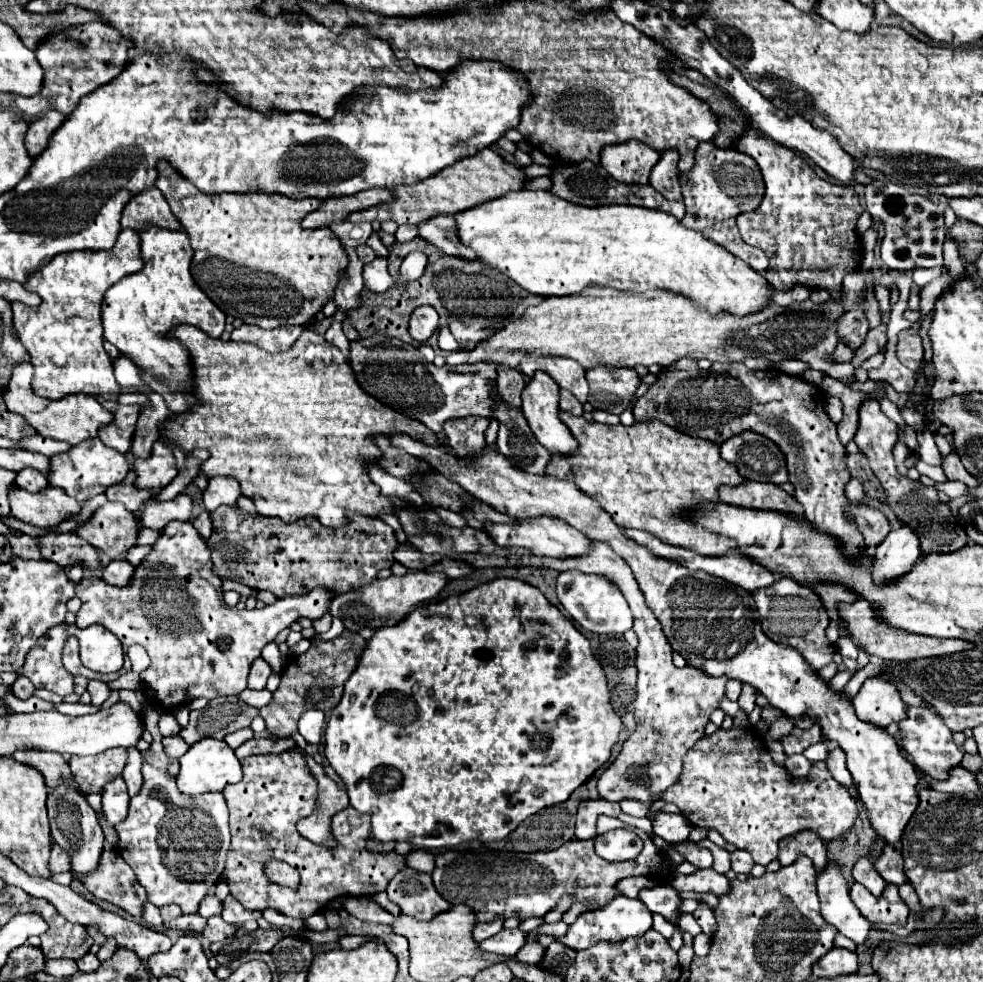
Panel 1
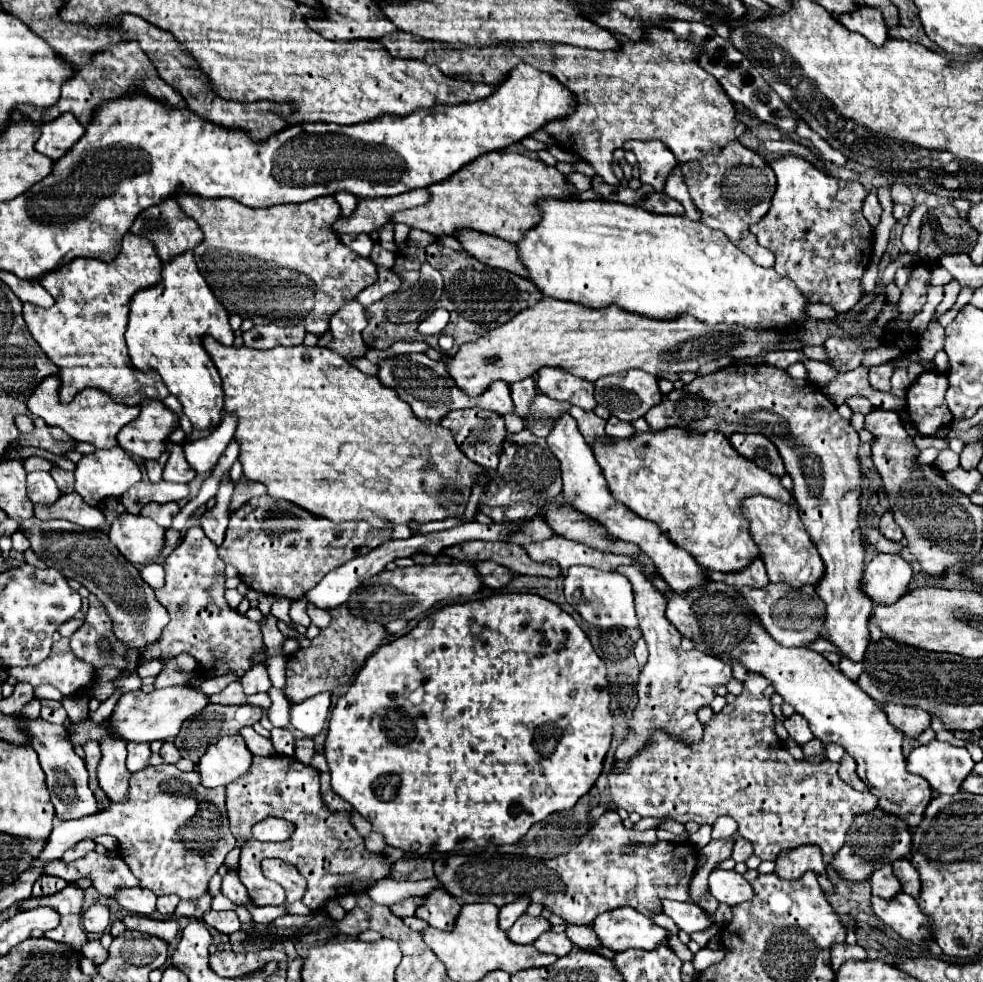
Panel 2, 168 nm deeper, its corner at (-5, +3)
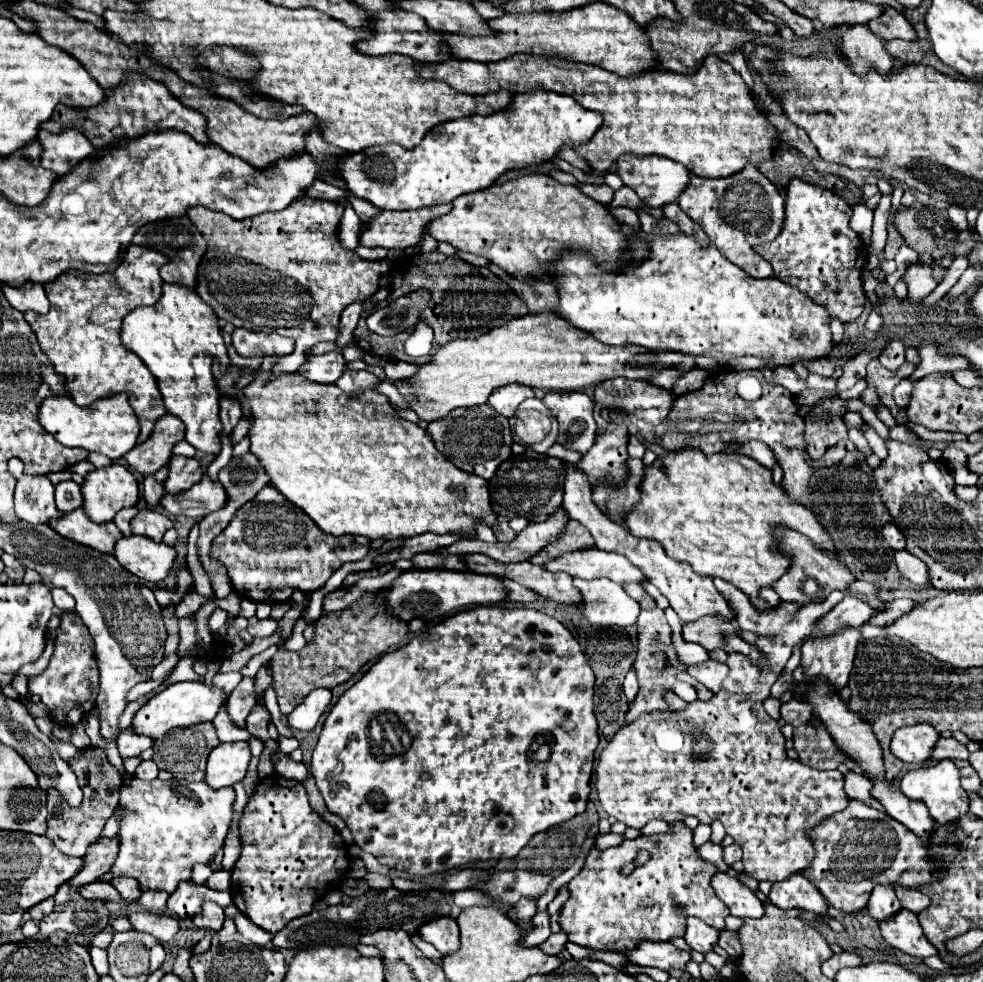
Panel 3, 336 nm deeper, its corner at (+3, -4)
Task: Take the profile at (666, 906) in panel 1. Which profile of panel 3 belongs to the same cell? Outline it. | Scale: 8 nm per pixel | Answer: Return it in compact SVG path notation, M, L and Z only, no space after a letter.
M688 918L688 926L686 926L686 936L684 940L696 950L696 952L712 952L714 946L718 944L720 932L704 922L700 922L698 918Z

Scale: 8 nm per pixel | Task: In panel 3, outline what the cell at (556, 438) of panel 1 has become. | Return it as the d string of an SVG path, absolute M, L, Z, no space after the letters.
M566 464L568 474L566 474L566 484L564 484L564 508L568 510L570 518L582 522L590 534L596 540L596 548L598 550L606 550L606 552L618 552L622 556L626 556L634 566L638 566L644 576L648 578L648 582L652 582L670 602L670 608L676 610L676 614L680 616L682 622L694 622L698 618L710 616L710 614L718 614L726 620L732 620L736 614L730 608L728 600L714 588L710 578L698 576L688 564L684 562L674 562L672 558L668 558L664 554L664 550L660 550L660 546L656 546L656 542L648 542L646 538L636 538L630 532L626 532L620 524L614 524L612 520L608 520L592 502L592 488L588 486L588 480L584 478L584 474L580 474L572 464Z

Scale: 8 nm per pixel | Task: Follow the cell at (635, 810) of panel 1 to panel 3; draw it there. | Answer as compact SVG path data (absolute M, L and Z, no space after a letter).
M852 582L846 592L832 592L830 598L822 604L802 606L790 624L782 626L780 632L764 636L750 630L742 630L732 626L730 632L720 632L722 636L736 634L744 642L756 646L762 654L768 656L770 668L762 670L750 662L744 654L728 652L728 676L722 682L720 690L710 700L690 702L684 710L672 712L650 712L642 714L638 720L620 728L612 738L608 748L600 754L600 762L596 768L596 790L602 808L608 816L624 822L630 828L640 830L648 820L658 818L664 822L684 820L686 816L696 816L702 824L710 824L712 820L720 820L726 832L734 838L736 844L744 850L742 864L744 872L762 882L780 882L790 874L800 872L812 860L812 844L808 842L810 826L828 818L828 814L840 812L848 808L848 796L844 792L844 776L838 770L814 770L800 760L792 760L784 748L784 734L776 720L772 720L764 712L764 700L770 696L772 684L778 680L778 674L786 666L792 648L802 642L814 630L814 622L826 614L834 604L838 604L846 593L876 594L877 587L871 583Z

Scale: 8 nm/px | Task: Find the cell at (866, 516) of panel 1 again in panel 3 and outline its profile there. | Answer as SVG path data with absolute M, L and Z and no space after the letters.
M886 524L884 528L882 528L882 534L884 534L884 540L890 544L890 548L894 548L894 550L904 550L906 548L906 538L904 538L904 534L898 530L898 526L896 524Z

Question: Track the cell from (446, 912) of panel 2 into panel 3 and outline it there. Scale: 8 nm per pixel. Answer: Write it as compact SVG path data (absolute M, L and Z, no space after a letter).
M438 918L424 926L420 926L420 936L436 946L444 956L454 954L460 950L460 938L458 938L458 924L452 918Z

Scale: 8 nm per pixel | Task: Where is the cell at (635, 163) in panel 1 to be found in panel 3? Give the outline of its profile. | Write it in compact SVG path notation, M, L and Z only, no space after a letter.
M626 154L624 158L618 158L616 174L622 178L624 186L632 188L640 196L640 200L650 208L662 208L664 204L676 202L690 182L690 170L684 164L672 162L670 158L656 158L656 156L636 158L634 154L632 156Z

